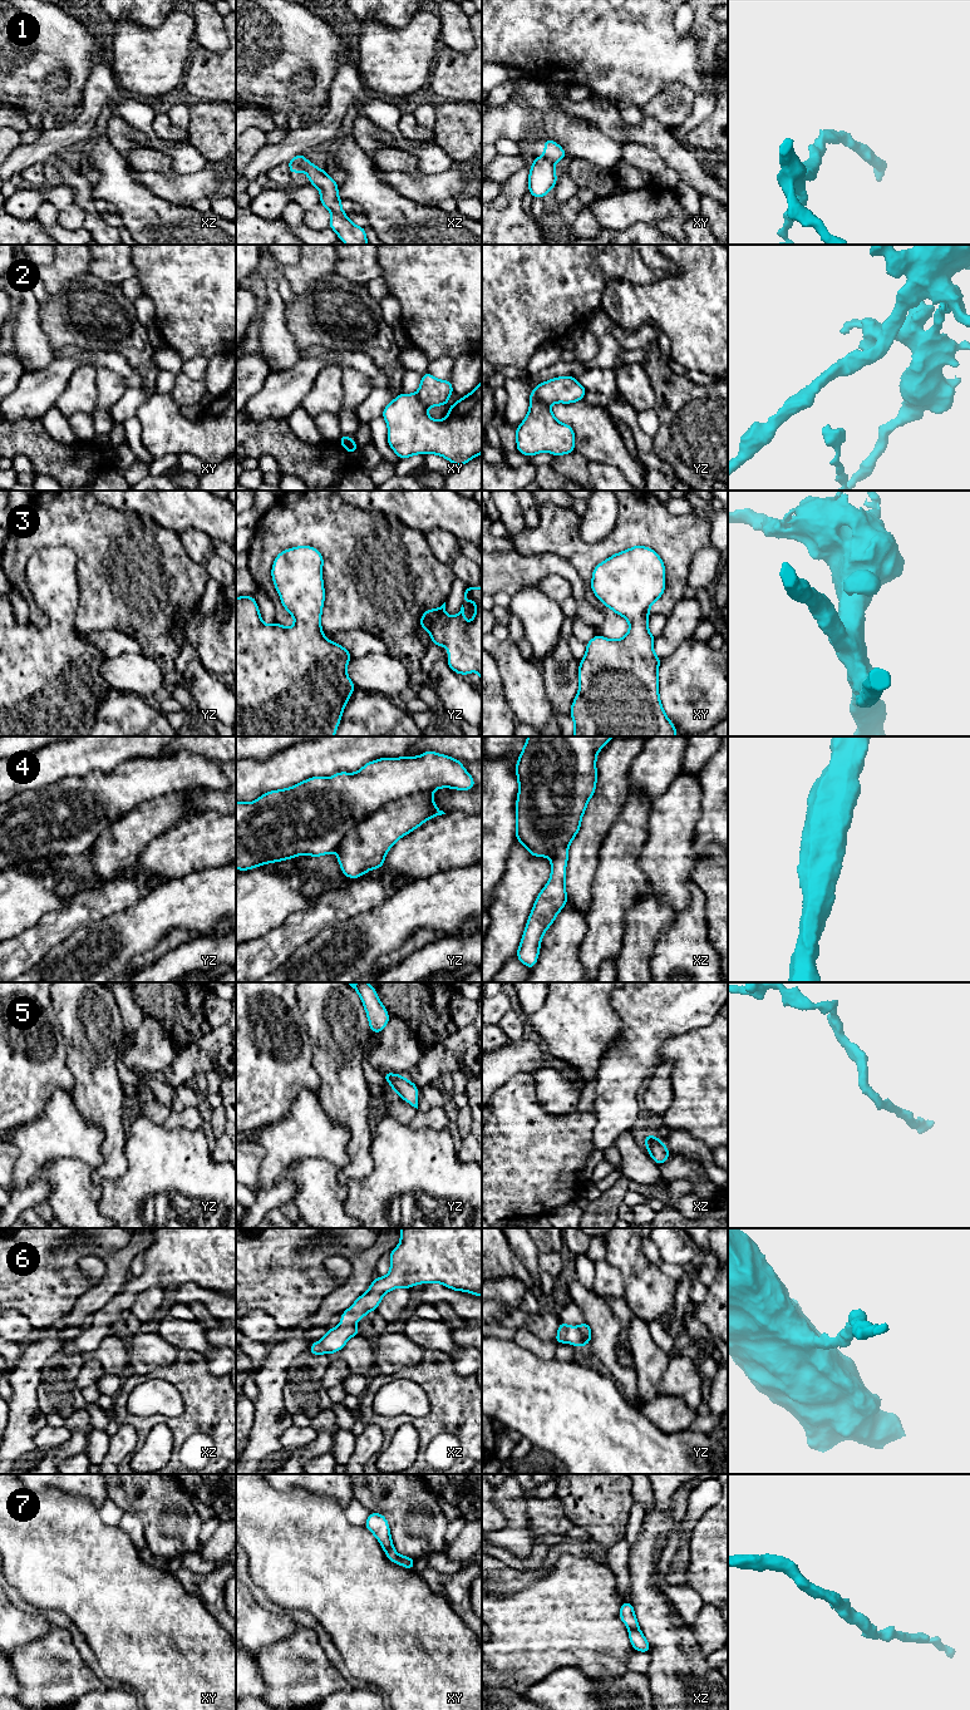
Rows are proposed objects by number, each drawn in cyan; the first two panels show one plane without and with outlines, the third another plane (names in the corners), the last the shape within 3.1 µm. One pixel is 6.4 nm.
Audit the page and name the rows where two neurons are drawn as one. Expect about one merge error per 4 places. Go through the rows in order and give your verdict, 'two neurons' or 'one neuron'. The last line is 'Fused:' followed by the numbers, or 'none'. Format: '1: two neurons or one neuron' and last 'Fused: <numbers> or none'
1: two neurons
2: two neurons
3: one neuron
4: one neuron
5: one neuron
6: one neuron
7: one neuron
Fused: 1, 2

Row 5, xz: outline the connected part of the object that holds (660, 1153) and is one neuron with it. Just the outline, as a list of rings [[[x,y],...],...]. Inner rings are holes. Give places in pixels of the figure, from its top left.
[[[650,1134],[644,1138],[645,1145],[649,1150],[650,1157],[656,1164],[663,1164],[669,1158],[669,1149],[666,1145],[658,1139],[655,1135]]]

